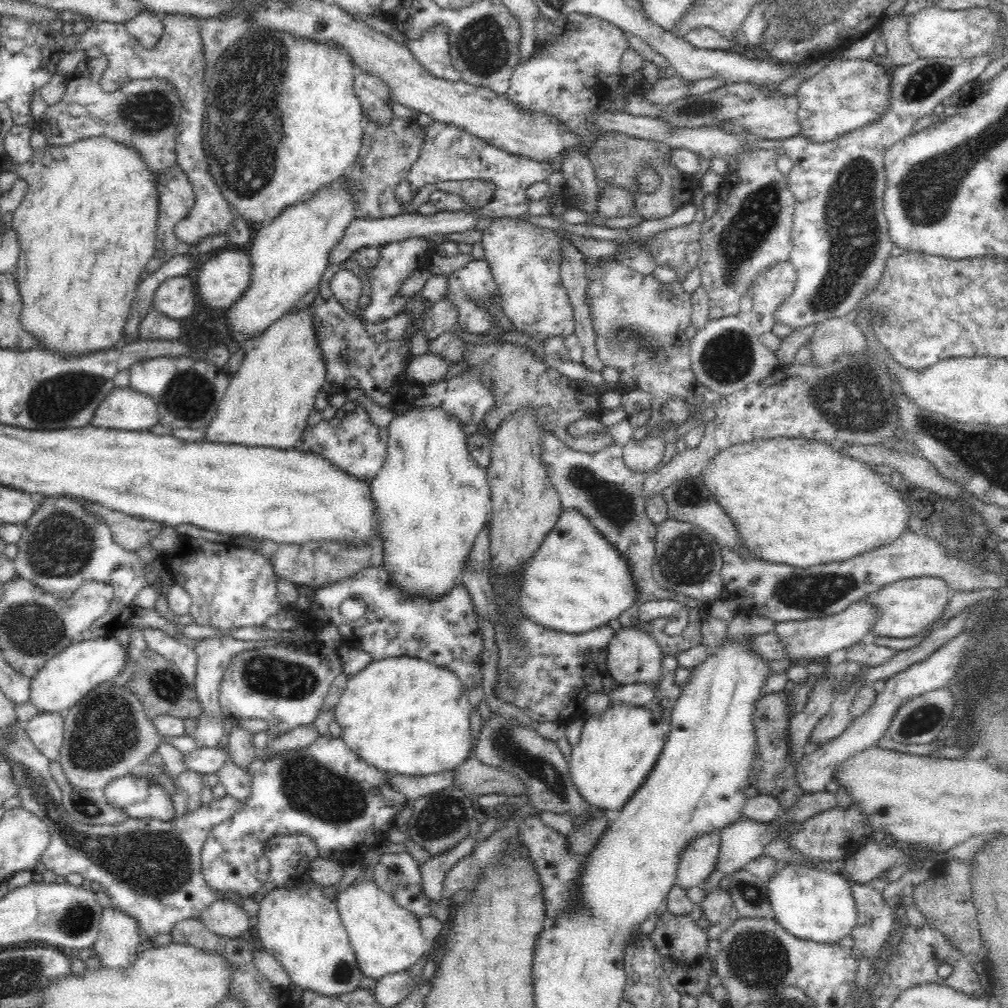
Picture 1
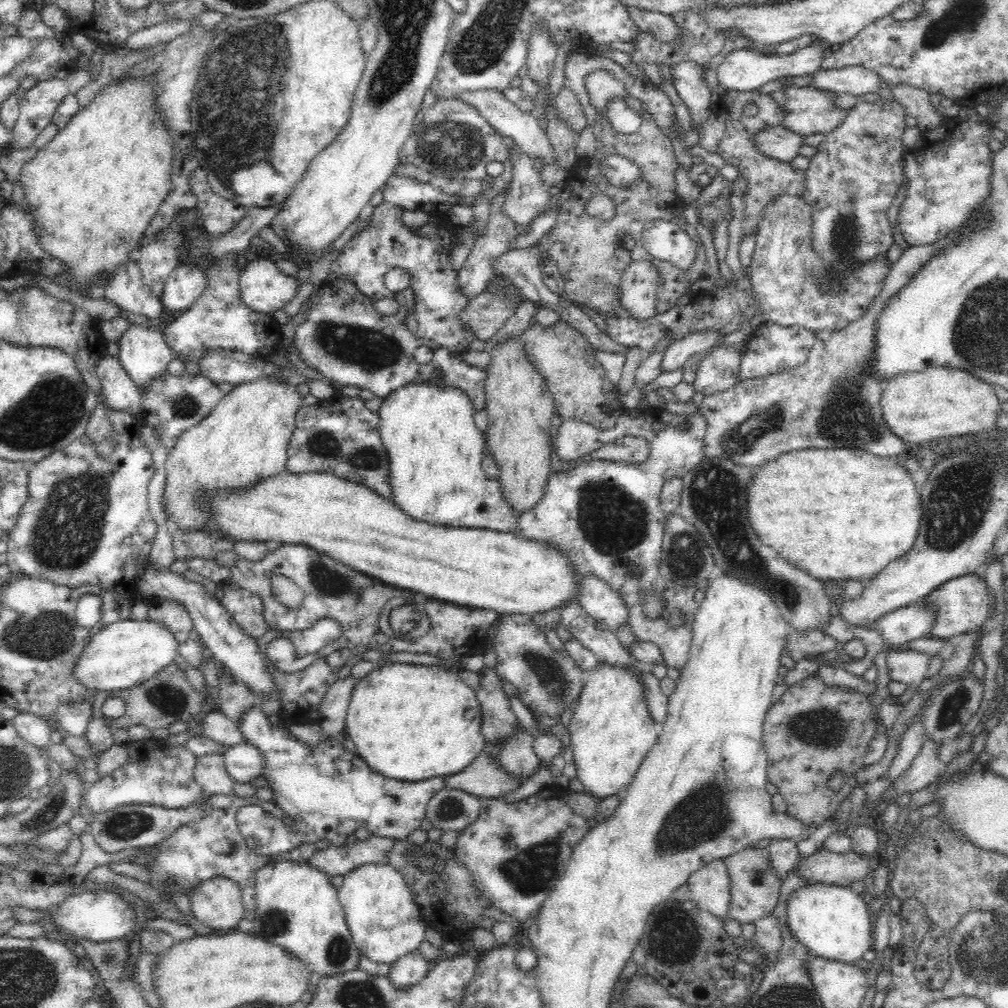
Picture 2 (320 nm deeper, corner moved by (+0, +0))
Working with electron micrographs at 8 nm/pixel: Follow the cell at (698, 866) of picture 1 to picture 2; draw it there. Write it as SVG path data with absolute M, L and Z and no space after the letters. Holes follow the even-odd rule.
M722 859L700 868L690 875L687 885L691 899L701 908L726 922L731 906L730 881Z

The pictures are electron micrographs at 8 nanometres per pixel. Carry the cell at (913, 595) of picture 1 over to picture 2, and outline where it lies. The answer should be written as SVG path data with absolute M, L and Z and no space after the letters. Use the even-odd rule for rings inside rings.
M968 573L965 576L948 580L936 588L928 597L930 605L936 605L938 616L932 626L931 636L938 639L950 639L951 636L976 632L992 617L991 592L981 573Z

